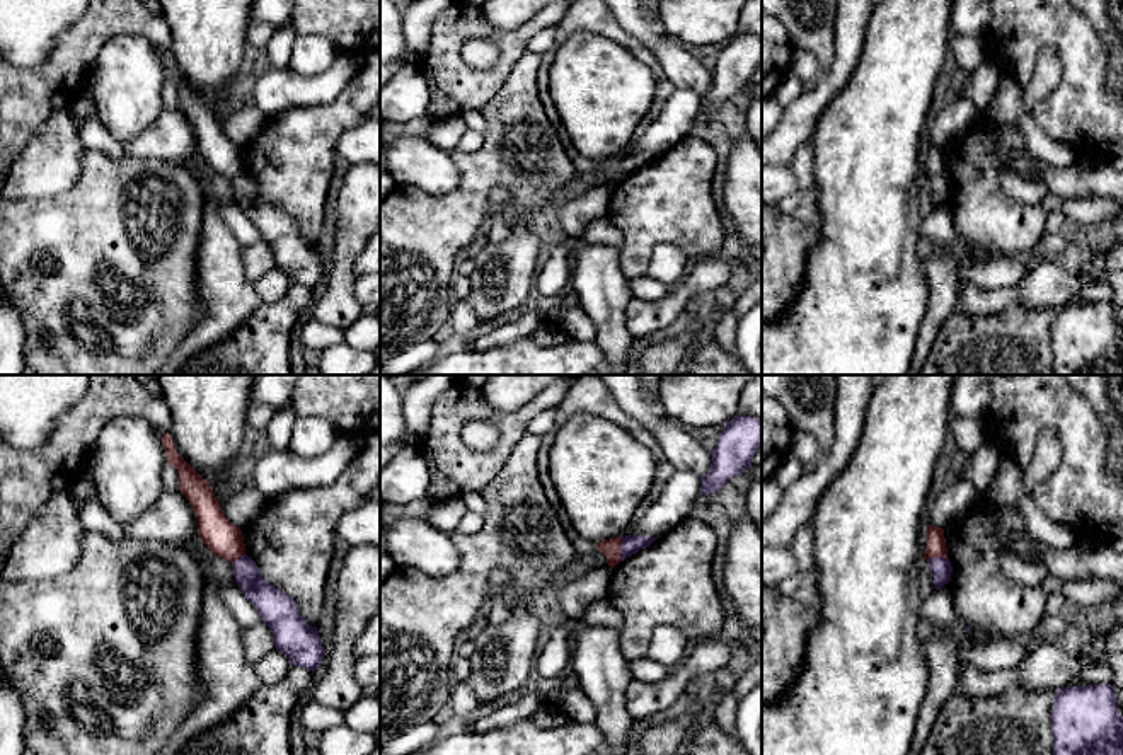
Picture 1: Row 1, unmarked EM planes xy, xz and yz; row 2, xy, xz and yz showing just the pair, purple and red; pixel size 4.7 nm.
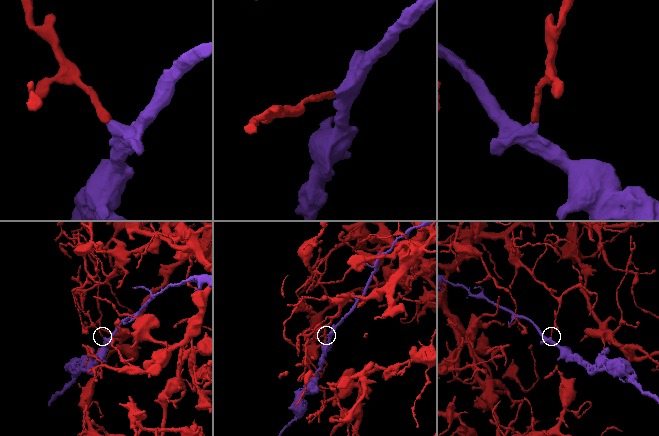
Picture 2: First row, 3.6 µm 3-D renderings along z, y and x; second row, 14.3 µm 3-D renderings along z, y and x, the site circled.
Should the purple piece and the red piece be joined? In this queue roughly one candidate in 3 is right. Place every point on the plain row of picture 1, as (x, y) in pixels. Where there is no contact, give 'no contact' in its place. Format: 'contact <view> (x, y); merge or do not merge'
contact xz (621, 167); do not merge

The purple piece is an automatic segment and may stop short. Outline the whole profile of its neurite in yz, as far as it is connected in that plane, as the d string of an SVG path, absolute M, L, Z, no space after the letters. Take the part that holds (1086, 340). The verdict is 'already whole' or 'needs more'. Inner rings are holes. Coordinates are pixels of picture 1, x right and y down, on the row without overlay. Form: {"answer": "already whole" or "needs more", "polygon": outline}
{"answer": "already whole", "polygon": "M1113 303L1058 307L1051 353L1053 375L1123 375L1123 334Z"}

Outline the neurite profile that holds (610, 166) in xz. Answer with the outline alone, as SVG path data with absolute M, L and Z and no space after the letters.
M617 155L596 162L596 169L602 169L607 176L607 182L615 186L622 179L620 164L622 164L622 155Z

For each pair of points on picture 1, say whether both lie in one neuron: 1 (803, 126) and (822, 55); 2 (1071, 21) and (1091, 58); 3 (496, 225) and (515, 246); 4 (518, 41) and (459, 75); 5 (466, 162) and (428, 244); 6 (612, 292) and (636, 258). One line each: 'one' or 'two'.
1: two
2: one
3: two
4: one
5: one
6: two

